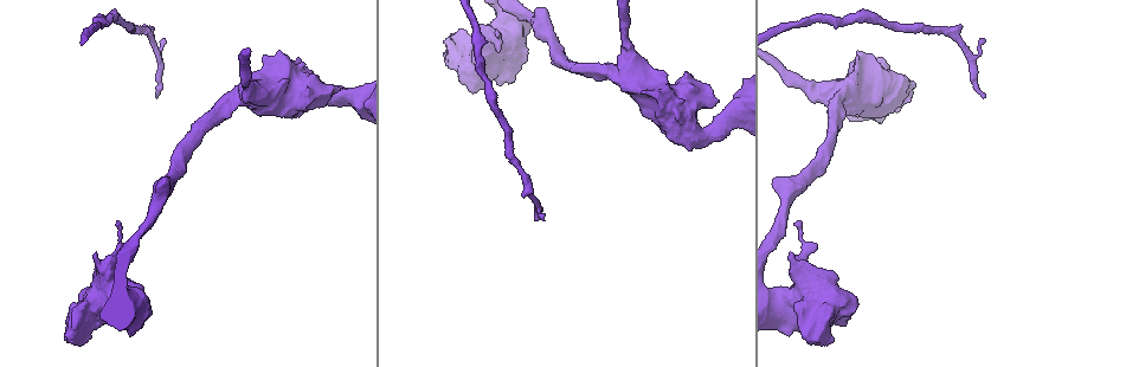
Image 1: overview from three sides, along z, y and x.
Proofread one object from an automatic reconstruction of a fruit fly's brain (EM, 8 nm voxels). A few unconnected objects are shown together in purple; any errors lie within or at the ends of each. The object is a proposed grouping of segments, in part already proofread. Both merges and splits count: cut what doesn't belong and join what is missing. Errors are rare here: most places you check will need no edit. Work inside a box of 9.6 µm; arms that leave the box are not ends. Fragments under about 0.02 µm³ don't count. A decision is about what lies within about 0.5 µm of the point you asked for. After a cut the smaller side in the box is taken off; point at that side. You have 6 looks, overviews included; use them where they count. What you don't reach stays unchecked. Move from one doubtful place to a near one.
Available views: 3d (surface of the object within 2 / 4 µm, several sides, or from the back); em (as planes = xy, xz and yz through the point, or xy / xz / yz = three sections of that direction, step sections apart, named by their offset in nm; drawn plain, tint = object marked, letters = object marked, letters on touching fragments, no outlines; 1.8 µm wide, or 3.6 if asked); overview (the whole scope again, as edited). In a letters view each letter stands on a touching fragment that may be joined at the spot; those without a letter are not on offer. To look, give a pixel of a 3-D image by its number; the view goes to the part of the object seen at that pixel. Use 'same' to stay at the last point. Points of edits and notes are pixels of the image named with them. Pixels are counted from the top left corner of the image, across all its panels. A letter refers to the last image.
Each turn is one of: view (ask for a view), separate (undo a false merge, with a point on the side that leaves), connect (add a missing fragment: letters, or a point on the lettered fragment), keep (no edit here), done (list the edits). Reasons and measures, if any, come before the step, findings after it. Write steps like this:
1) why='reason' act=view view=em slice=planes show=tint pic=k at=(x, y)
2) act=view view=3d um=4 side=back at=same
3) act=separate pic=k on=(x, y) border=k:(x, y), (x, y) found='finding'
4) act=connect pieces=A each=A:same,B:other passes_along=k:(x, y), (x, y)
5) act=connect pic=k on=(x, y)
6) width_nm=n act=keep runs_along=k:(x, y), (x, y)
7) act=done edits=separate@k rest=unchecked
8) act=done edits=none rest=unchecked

why='branch stops here' act=view view=3d um=2 side=back pic=1 at=(799, 220)

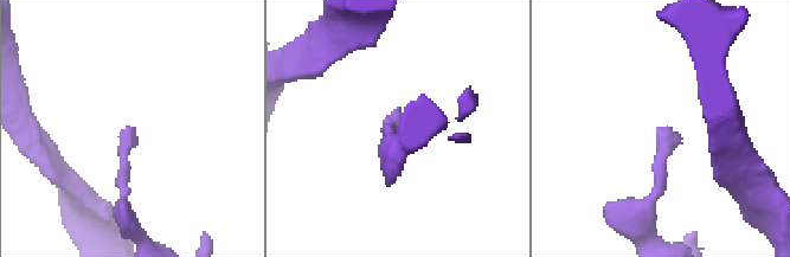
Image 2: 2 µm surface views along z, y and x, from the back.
act=view view=em slice=xy step=8 show=tint pic=2 at=(396, 120)

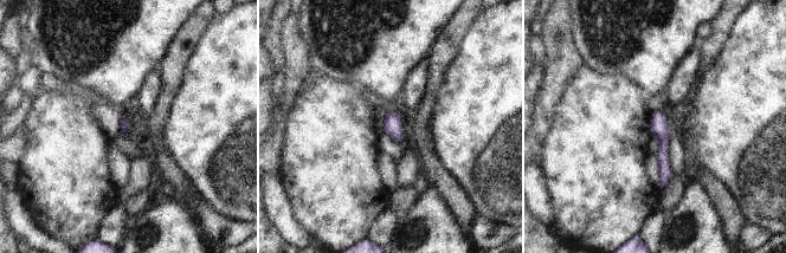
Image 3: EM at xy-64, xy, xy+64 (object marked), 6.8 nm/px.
act=view view=em slice=planes show=letters at=same

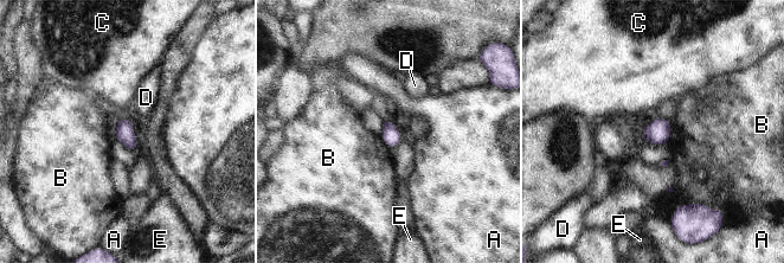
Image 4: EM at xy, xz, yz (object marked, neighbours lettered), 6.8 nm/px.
act=keep each=A:other,B:other,C:other,D:other,E:other border=4:(696, 201), (678, 205) found='no lettered fragment goes on from it'

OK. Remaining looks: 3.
why='branch stops here' act=view view=em um=3.6 slice=yz step=4 show=letters pic=1 at=(477, 90)

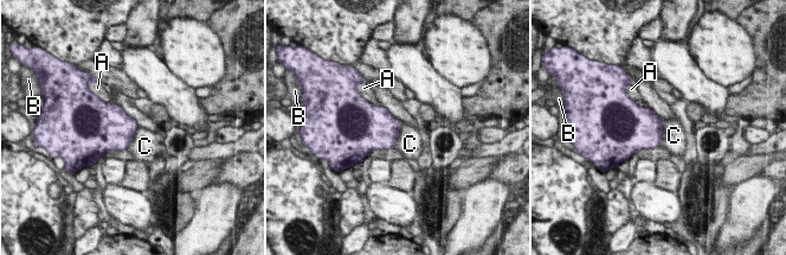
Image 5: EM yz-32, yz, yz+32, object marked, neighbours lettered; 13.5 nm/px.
act=keep each=A:other,B:other,C:other border=5:(137, 126), (135, 136), (127, 148) found='none of them fits'

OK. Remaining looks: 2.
act=done edits=none rest=unchecked

